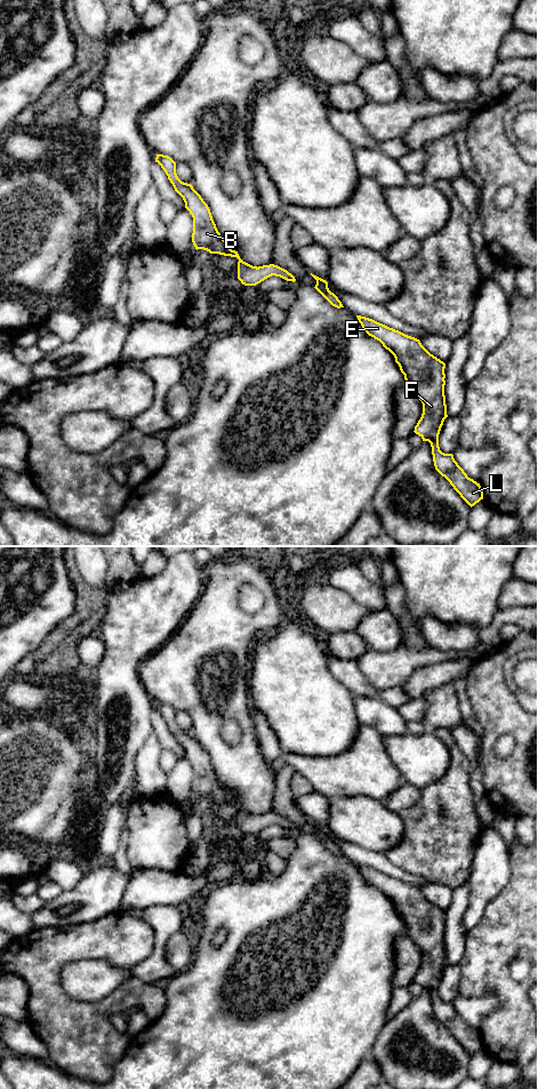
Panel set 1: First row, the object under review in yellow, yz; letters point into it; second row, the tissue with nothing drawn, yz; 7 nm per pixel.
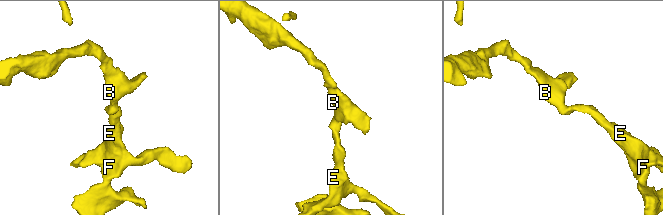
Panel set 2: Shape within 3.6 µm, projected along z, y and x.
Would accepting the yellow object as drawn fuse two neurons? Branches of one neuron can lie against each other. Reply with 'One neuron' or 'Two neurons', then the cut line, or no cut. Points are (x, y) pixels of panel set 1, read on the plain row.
One neuron. No split

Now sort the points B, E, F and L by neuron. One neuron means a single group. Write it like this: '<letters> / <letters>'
B E F L

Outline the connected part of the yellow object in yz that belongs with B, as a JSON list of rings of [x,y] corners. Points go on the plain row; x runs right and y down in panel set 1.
[[[156,703],[158,711],[164,719],[175,739],[183,746],[185,756],[193,766],[192,791],[195,798],[203,798],[210,802],[236,806],[238,827],[244,834],[256,834],[265,827],[275,824],[295,831],[295,825],[287,818],[274,814],[252,815],[243,810],[238,800],[232,799],[218,780],[208,753],[191,732],[182,730],[176,722],[176,711],[168,704]]]

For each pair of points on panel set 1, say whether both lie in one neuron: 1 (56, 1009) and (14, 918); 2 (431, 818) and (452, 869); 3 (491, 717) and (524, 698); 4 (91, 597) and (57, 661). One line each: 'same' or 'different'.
1: different
2: same
3: different
4: same

